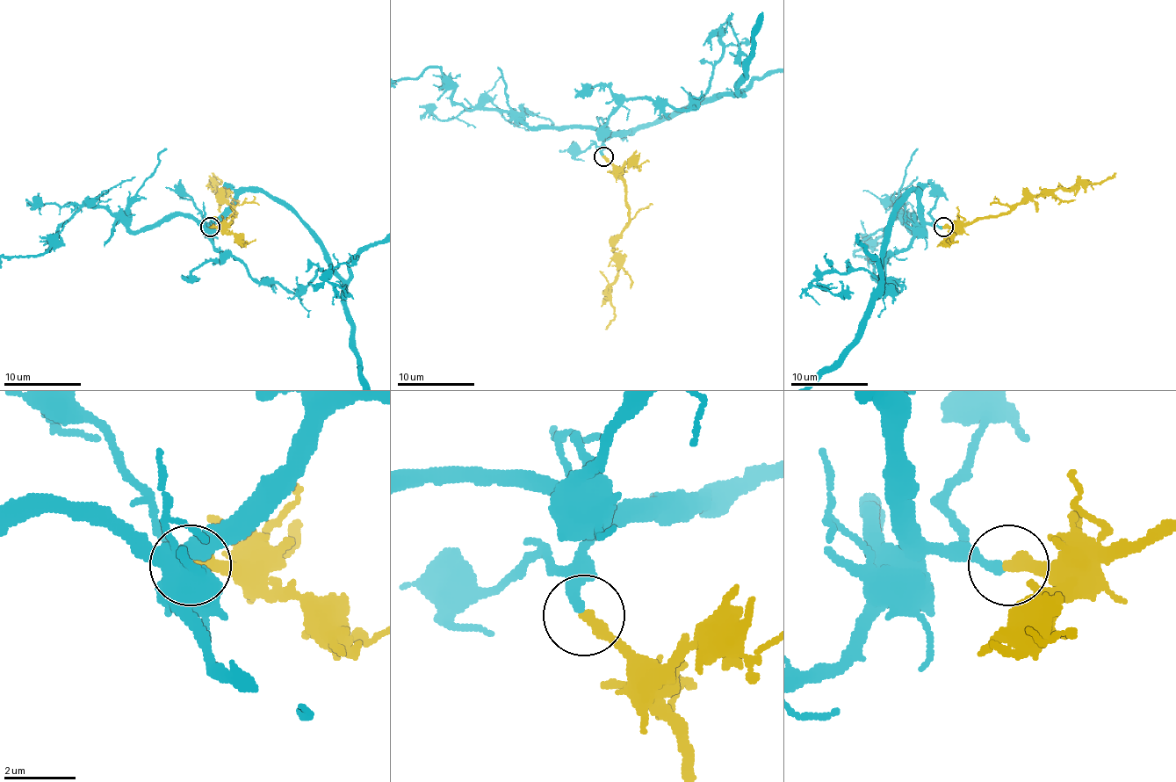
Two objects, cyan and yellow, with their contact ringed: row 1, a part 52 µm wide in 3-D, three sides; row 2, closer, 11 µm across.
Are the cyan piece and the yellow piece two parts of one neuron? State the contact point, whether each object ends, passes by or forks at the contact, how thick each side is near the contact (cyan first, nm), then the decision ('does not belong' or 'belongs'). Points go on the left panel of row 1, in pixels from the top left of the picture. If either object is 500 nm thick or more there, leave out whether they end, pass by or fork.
(210, 227) | cyan ends | yellow ends | 280/380 nm | belongs

